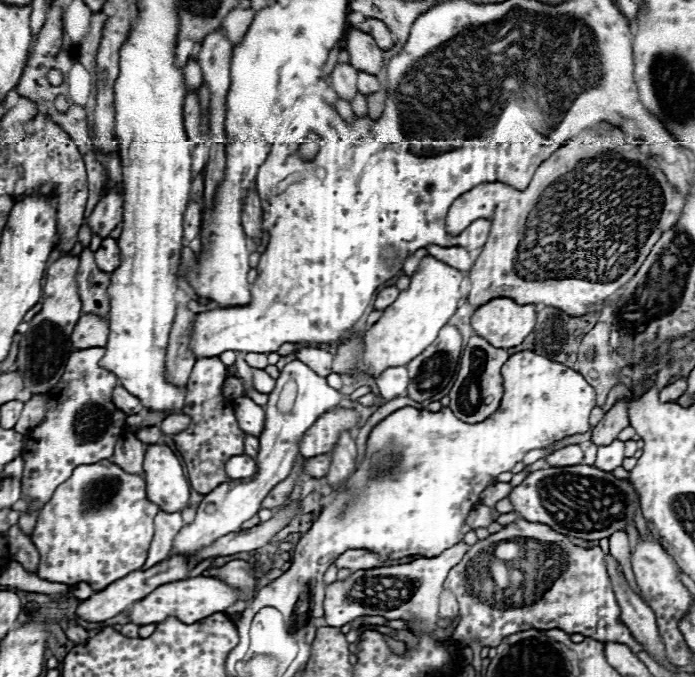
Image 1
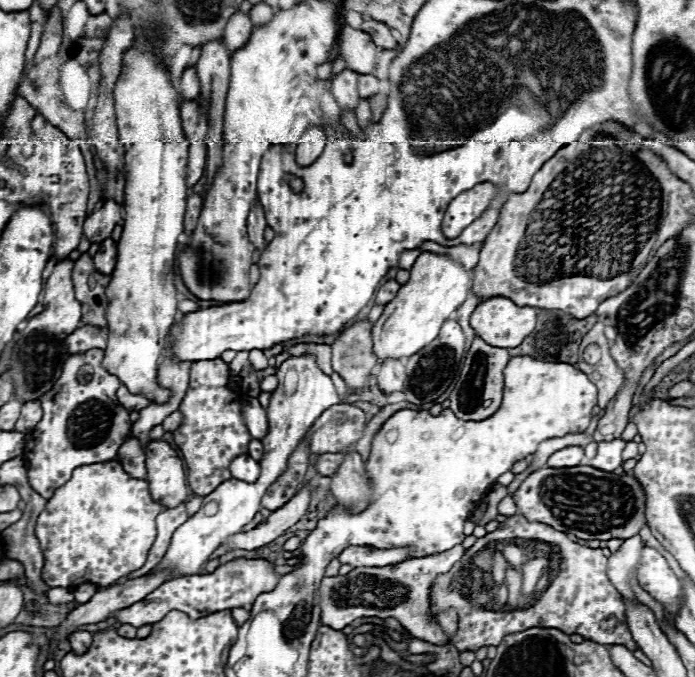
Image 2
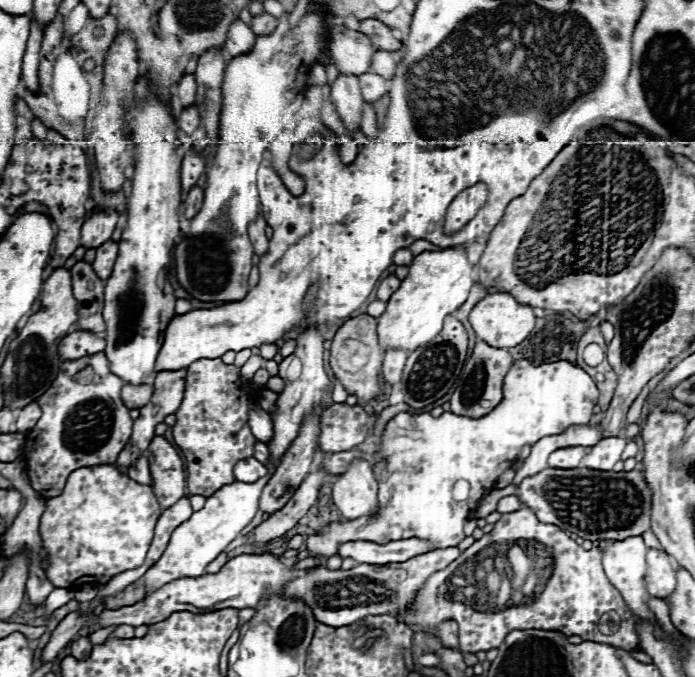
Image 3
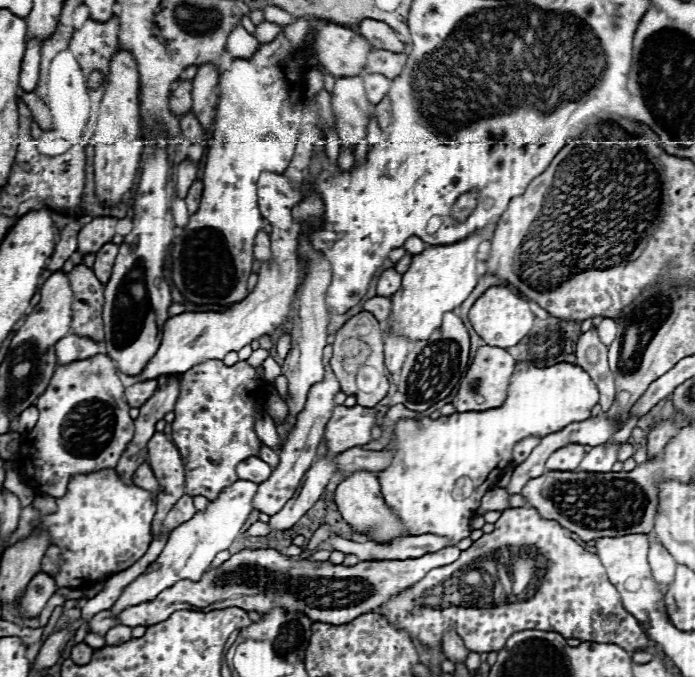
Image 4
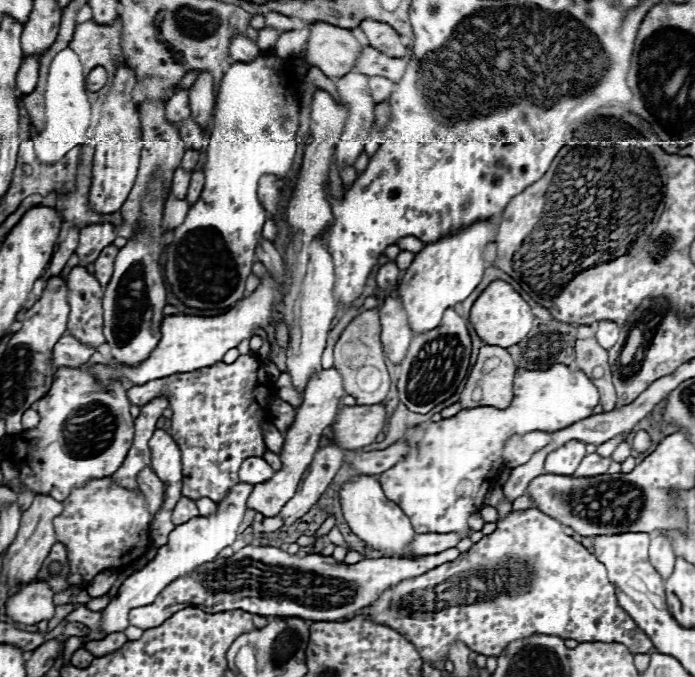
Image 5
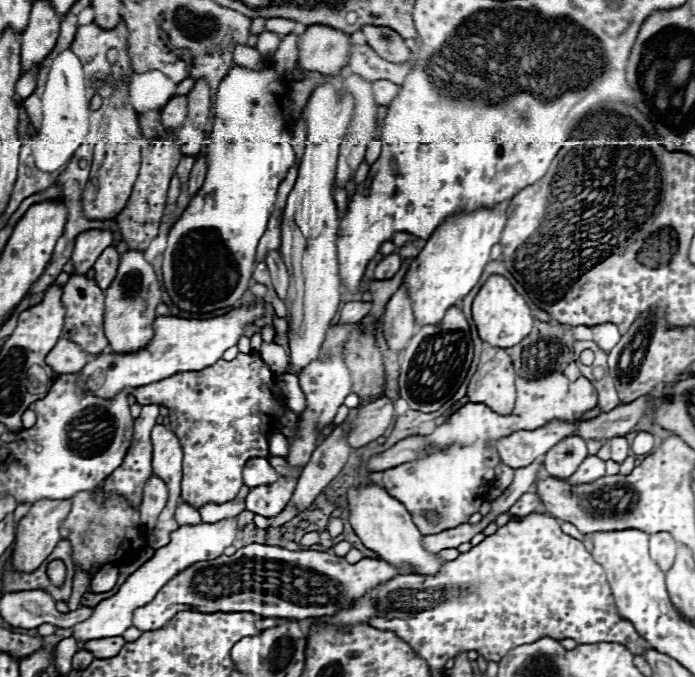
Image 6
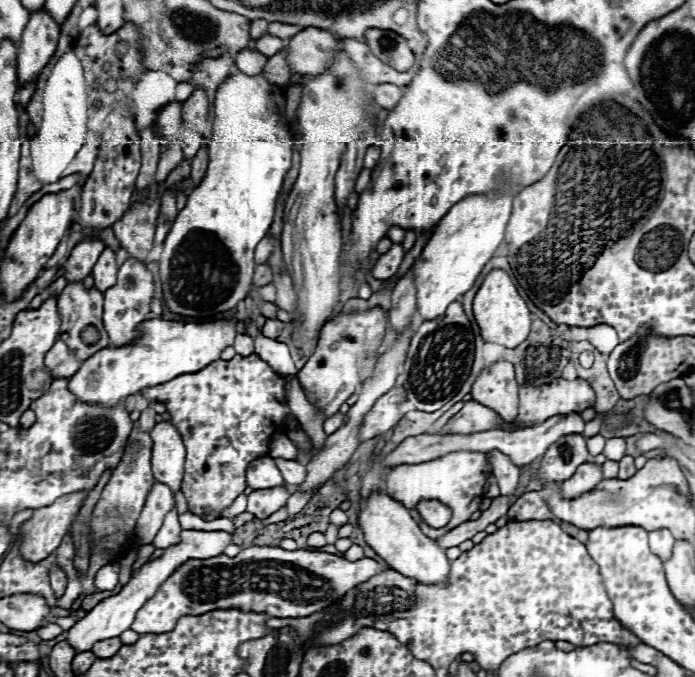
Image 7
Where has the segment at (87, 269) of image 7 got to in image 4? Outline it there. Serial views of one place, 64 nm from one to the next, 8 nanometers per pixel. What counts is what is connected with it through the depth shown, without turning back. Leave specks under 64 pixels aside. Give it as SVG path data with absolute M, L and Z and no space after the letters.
M102 216L102 218L94 218L90 224L86 224L80 234L78 234L78 250L82 254L88 252L98 252L104 244L112 242L114 226L116 226L118 218L110 218L110 216Z

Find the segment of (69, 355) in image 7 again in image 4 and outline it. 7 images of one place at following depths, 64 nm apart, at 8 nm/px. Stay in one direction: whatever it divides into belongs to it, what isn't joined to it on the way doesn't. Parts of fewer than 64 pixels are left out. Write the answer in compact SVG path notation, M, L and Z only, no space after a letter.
M68 334L56 344L56 356L60 364L84 360L98 352L100 352L100 342L94 342L92 338L82 338L78 334Z

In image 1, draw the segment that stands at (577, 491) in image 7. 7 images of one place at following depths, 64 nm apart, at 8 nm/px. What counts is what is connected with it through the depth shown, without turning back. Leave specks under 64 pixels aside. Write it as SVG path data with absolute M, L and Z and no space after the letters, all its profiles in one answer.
M614 440L608 446L598 446L598 456L594 466L604 472L612 472L618 466L622 466L622 460L624 460L624 442Z

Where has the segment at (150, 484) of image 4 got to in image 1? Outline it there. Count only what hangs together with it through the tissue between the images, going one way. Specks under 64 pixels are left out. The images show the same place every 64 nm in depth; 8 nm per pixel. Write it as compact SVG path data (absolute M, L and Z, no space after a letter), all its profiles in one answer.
M122 432L118 438L118 446L114 446L112 462L132 474L142 474L142 460L144 460L146 446L136 438L134 432Z

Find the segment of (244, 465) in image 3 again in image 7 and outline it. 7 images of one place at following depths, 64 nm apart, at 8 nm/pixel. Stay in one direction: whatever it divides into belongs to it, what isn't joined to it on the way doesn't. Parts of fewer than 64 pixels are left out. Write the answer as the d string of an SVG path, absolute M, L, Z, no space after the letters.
M256 458L250 462L246 470L246 482L252 490L266 490L266 488L276 488L284 484L284 478L280 470L274 464L274 458Z

